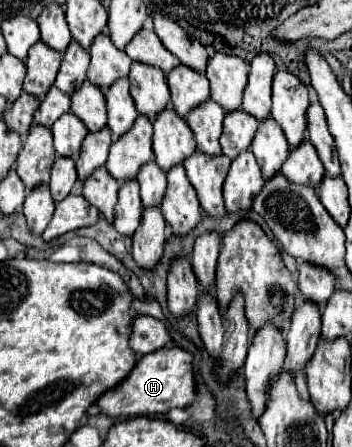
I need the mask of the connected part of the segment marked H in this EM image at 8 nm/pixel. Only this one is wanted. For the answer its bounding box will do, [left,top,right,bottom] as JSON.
[98,345,196,419]

